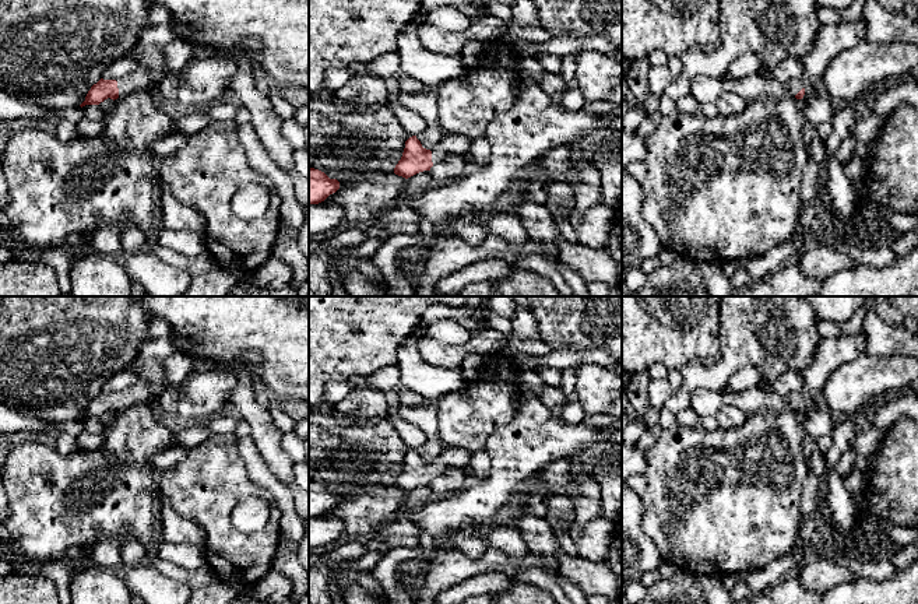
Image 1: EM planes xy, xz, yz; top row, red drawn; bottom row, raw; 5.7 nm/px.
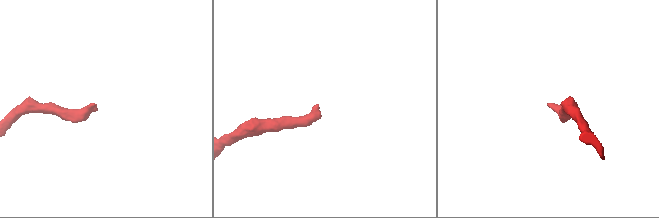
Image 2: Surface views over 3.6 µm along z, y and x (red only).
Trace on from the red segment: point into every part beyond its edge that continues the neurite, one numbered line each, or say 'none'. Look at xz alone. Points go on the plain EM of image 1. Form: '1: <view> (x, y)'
1: xz (452, 457)

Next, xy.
1: xy (137, 392)

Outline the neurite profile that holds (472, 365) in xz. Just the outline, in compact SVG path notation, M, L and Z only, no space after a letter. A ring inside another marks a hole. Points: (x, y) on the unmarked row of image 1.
M475 354L467 355L458 368L467 383L479 380L483 375L485 368L483 357Z

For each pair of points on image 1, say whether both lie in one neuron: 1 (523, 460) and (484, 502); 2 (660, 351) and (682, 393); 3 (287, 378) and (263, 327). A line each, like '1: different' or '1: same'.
1: same
2: different
3: same

